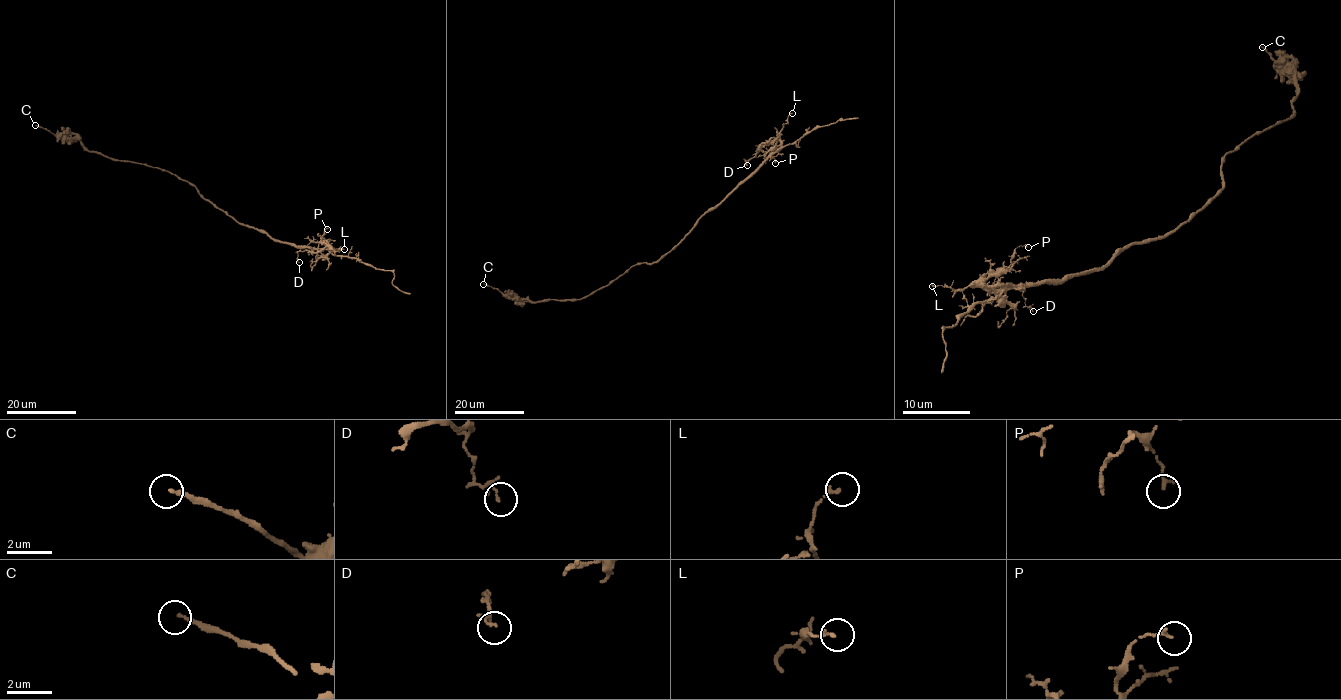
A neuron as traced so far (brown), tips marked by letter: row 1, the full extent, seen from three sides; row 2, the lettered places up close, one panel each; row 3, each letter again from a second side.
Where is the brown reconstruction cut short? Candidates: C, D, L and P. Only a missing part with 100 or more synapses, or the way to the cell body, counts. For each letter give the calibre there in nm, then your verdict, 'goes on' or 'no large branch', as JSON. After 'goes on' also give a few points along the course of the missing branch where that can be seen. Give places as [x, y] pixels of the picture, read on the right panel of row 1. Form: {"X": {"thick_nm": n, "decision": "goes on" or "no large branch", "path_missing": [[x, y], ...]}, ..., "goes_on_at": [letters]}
{"C": {"thick_nm": 170, "decision": "no large branch"}, "D": {"thick_nm": 50, "decision": "no large branch"}, "L": {"thick_nm": 140, "decision": "no large branch"}, "P": {"thick_nm": 140, "decision": "no large branch"}, "goes_on_at": []}

